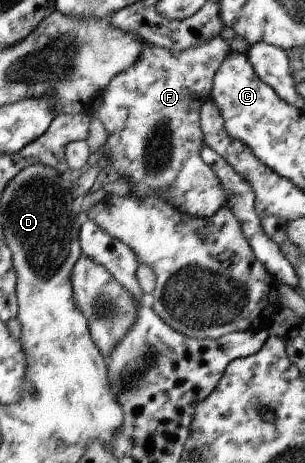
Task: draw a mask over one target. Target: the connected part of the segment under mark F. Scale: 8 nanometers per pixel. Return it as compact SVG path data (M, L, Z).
M221 35L185 51L146 43L136 63L110 81L102 94L103 103L93 116L100 119L107 130L109 139L104 148L109 152L107 157L112 163L112 171L128 179L133 187L129 196L163 199L181 213L198 218L214 216L227 203L228 195L221 179L202 159L205 134L201 126L201 109L213 95L215 77L231 52L231 47Z

